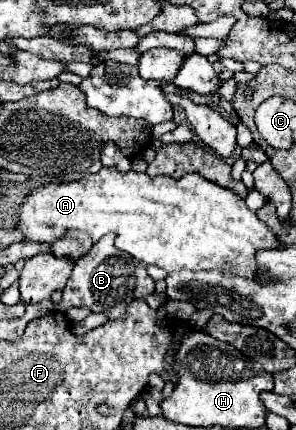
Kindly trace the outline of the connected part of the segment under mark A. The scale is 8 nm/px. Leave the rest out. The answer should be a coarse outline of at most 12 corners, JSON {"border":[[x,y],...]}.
{"border":[[102,168],[32,190],[16,230],[68,230],[166,272],[268,280],[276,234],[200,174]]}

